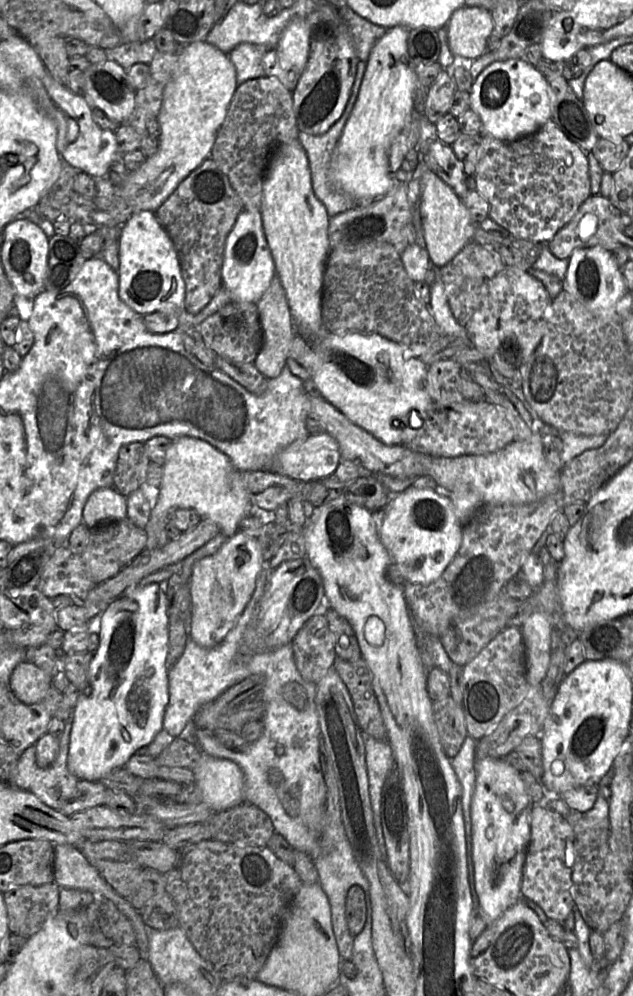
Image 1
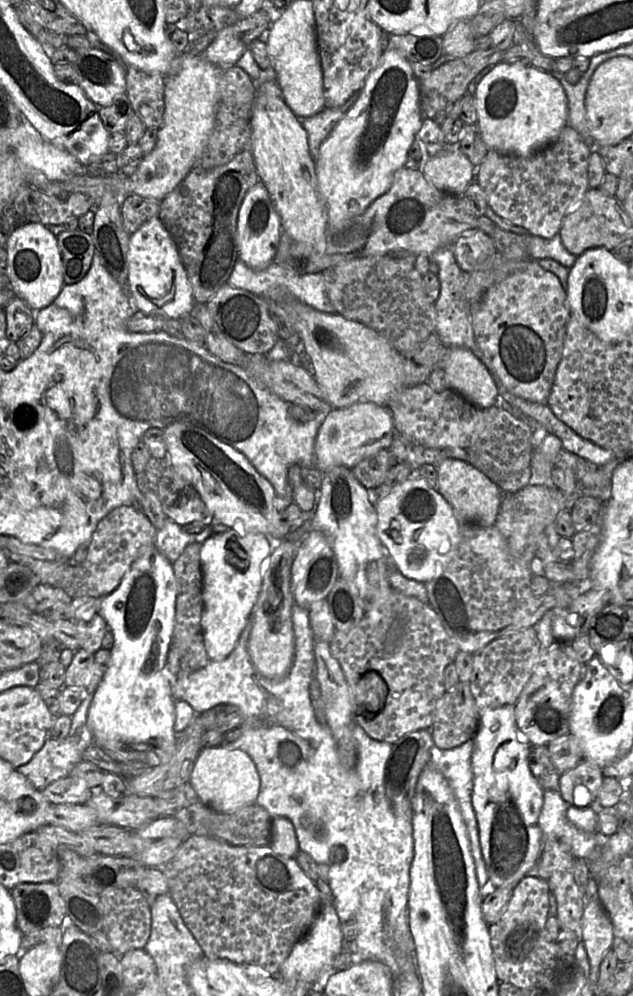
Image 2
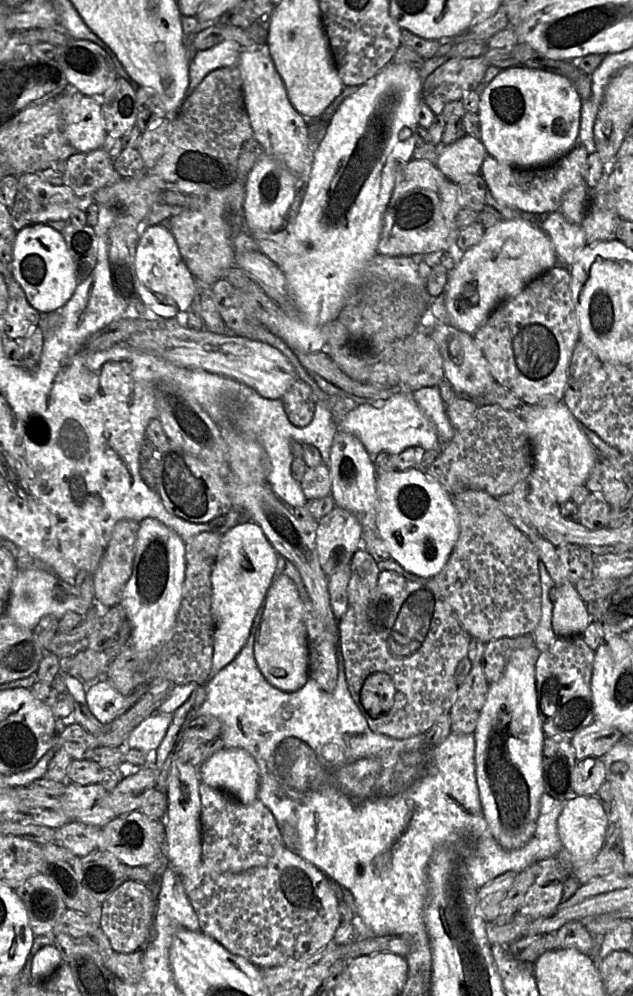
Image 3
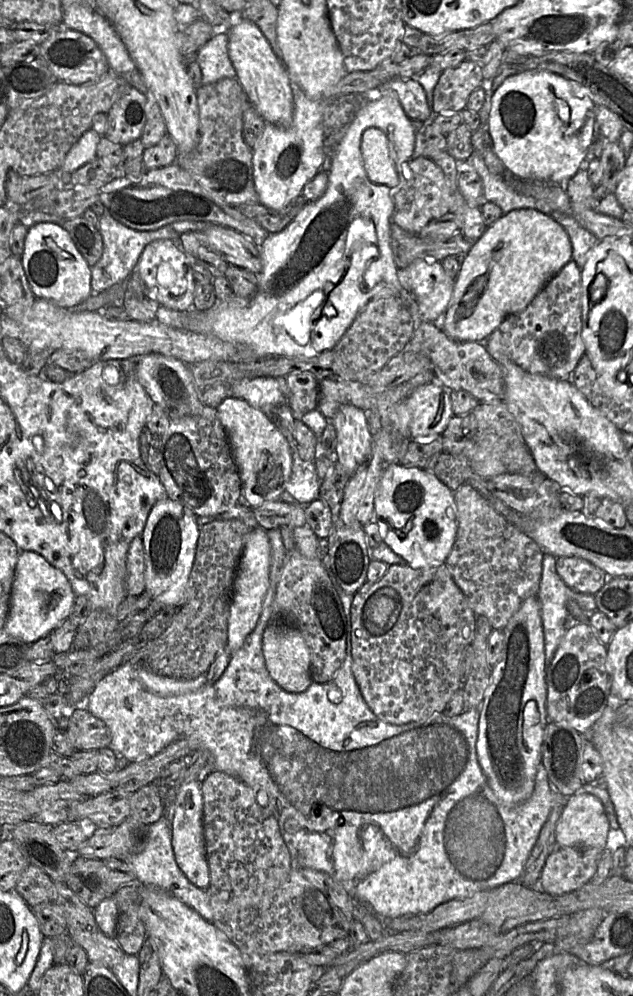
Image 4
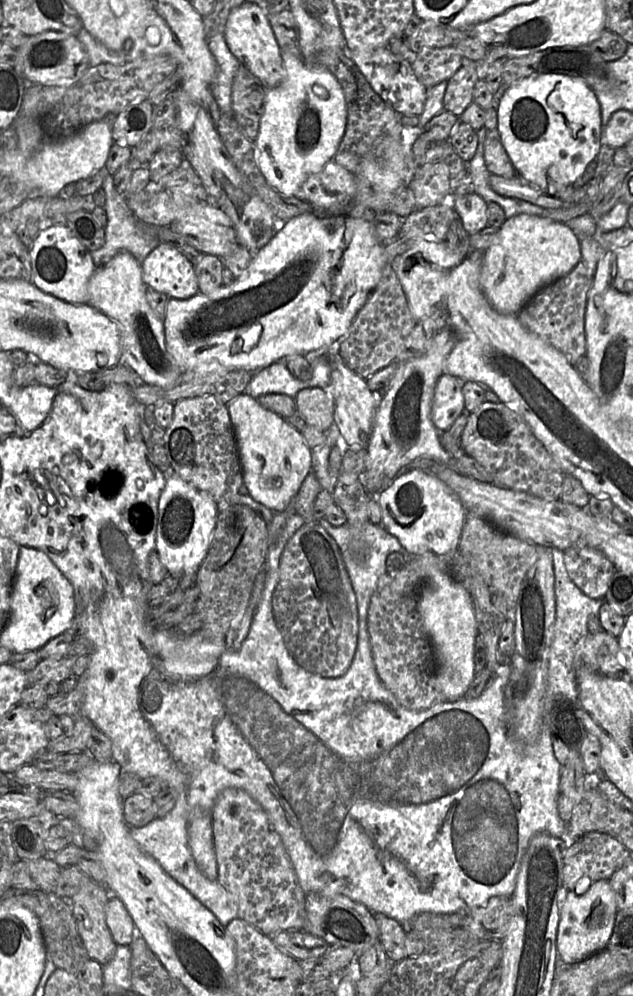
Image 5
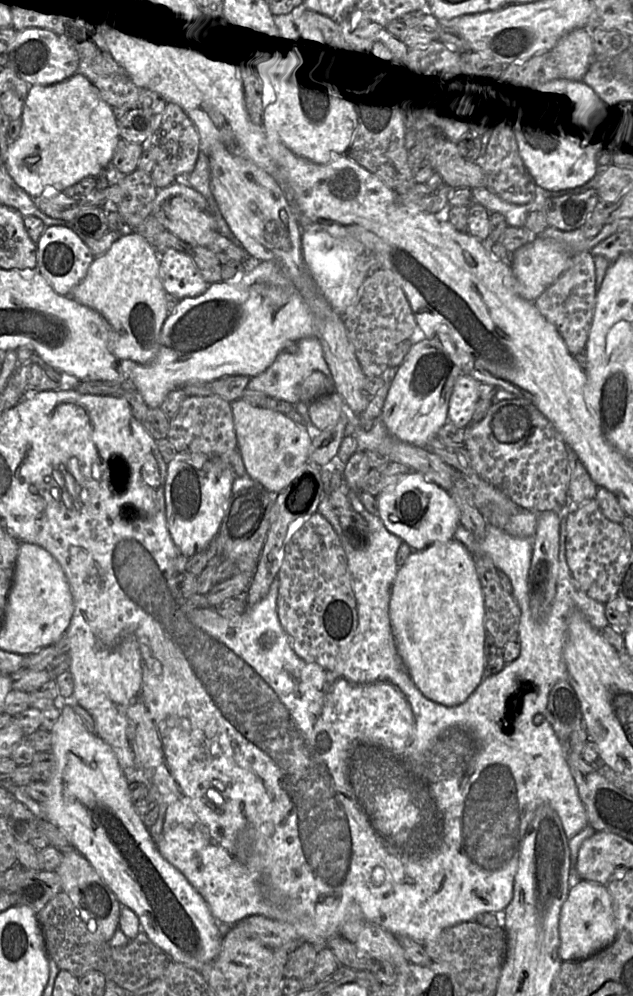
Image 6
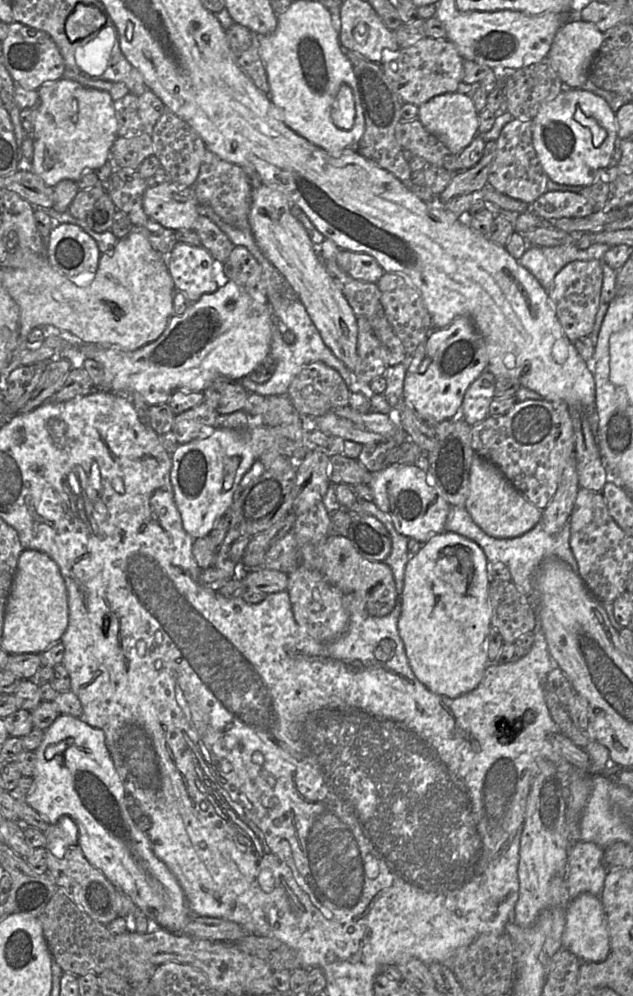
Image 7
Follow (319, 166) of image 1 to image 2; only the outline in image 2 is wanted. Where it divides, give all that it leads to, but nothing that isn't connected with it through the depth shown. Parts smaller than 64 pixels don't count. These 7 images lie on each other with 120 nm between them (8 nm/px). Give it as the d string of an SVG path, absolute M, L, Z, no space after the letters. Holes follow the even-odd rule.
M360 90L339 107L325 107L317 114L301 119L302 126L307 132L309 151L315 162L319 157L321 144L355 103L359 93Z

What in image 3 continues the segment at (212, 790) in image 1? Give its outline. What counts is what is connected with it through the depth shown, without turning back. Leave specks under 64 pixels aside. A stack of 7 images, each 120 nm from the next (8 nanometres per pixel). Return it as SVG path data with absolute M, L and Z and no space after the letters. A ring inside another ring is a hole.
M223 748L199 767L201 782L221 789L244 805L258 799L259 768L244 749Z

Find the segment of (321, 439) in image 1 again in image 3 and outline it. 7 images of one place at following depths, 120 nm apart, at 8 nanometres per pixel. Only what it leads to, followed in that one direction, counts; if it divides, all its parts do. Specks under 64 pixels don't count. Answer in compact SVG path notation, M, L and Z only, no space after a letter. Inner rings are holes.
M408 390L396 391L387 400L358 405L338 423L337 429L357 437L372 457L380 453L398 454L413 447L421 447L426 451L441 448L433 422L417 404L413 393Z

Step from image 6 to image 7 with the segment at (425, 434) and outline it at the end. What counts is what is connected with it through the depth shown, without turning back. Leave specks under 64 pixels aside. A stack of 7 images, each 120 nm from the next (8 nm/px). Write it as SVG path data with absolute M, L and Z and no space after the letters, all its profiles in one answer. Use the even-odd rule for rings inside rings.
M457 318L448 327L434 329L416 349L405 376L401 402L410 406L429 425L455 419L460 414L466 390L487 368L488 355L484 341L468 318Z

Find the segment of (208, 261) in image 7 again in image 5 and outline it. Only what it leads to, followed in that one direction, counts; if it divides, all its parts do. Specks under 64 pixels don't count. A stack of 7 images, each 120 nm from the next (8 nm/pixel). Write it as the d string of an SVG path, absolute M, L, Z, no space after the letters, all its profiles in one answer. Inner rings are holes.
M172 244L156 245L141 268L147 287L169 298L188 299L199 293L194 265Z

